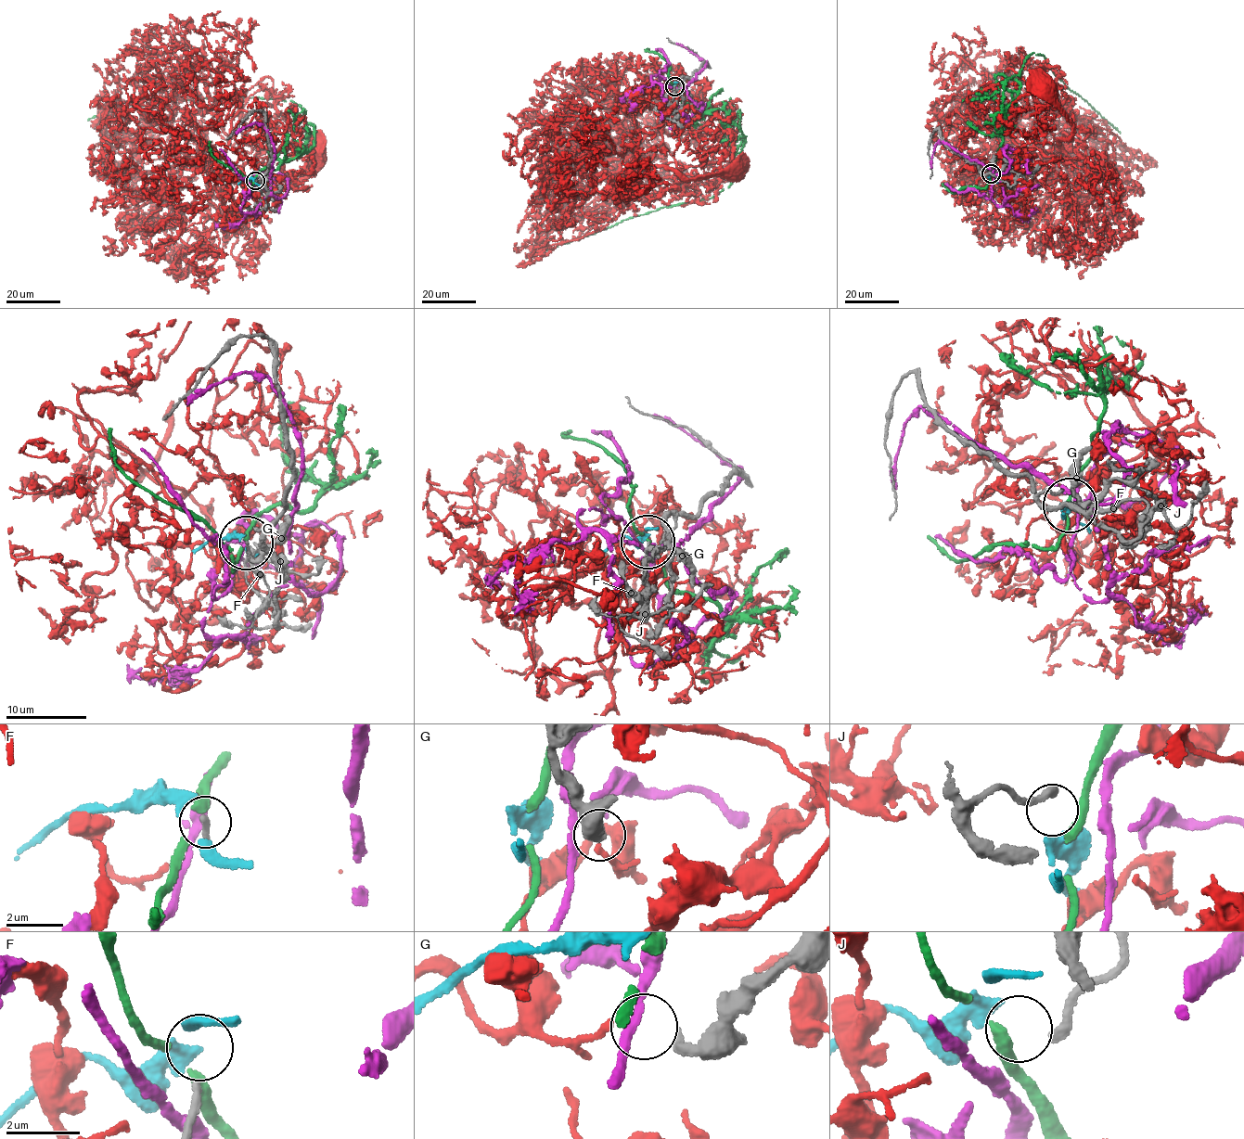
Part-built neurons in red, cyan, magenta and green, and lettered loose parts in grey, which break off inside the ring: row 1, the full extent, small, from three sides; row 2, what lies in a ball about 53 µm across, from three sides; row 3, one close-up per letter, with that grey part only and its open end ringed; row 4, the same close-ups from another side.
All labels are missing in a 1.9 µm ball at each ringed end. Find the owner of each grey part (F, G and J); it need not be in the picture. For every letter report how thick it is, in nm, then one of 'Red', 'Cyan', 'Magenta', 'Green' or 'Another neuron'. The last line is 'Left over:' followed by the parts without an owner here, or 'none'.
F: Thickness 200 nm. Cyan
G: Thickness 240 nm. Red
J: Thickness 300 nm. Another neuron
Left over: J

